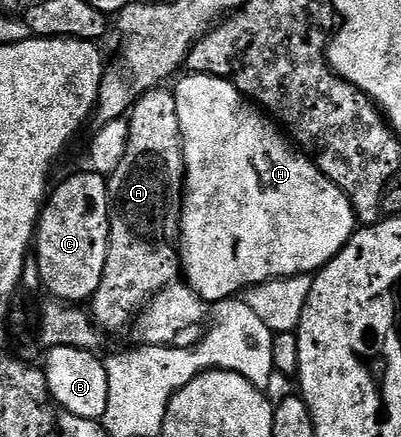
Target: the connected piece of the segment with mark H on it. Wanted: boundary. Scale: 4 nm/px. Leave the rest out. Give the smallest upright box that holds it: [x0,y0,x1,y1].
[173,73,357,304]

